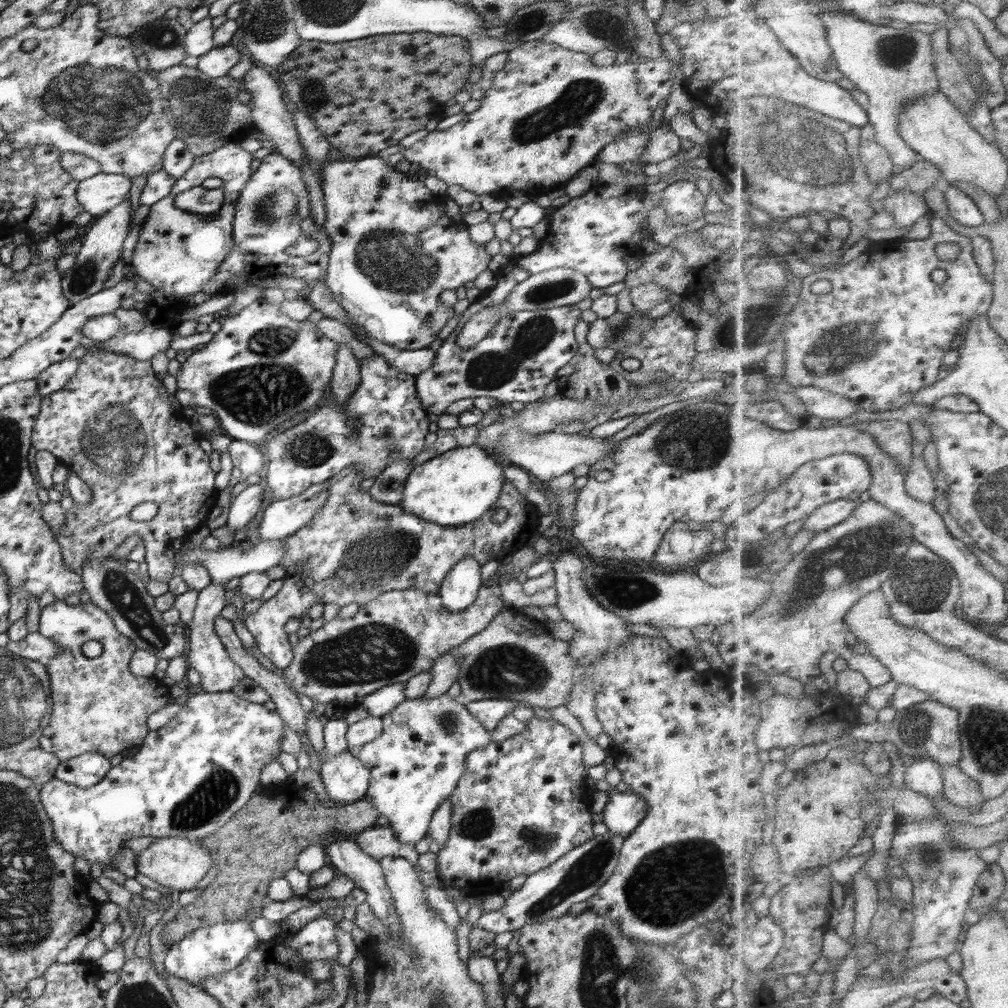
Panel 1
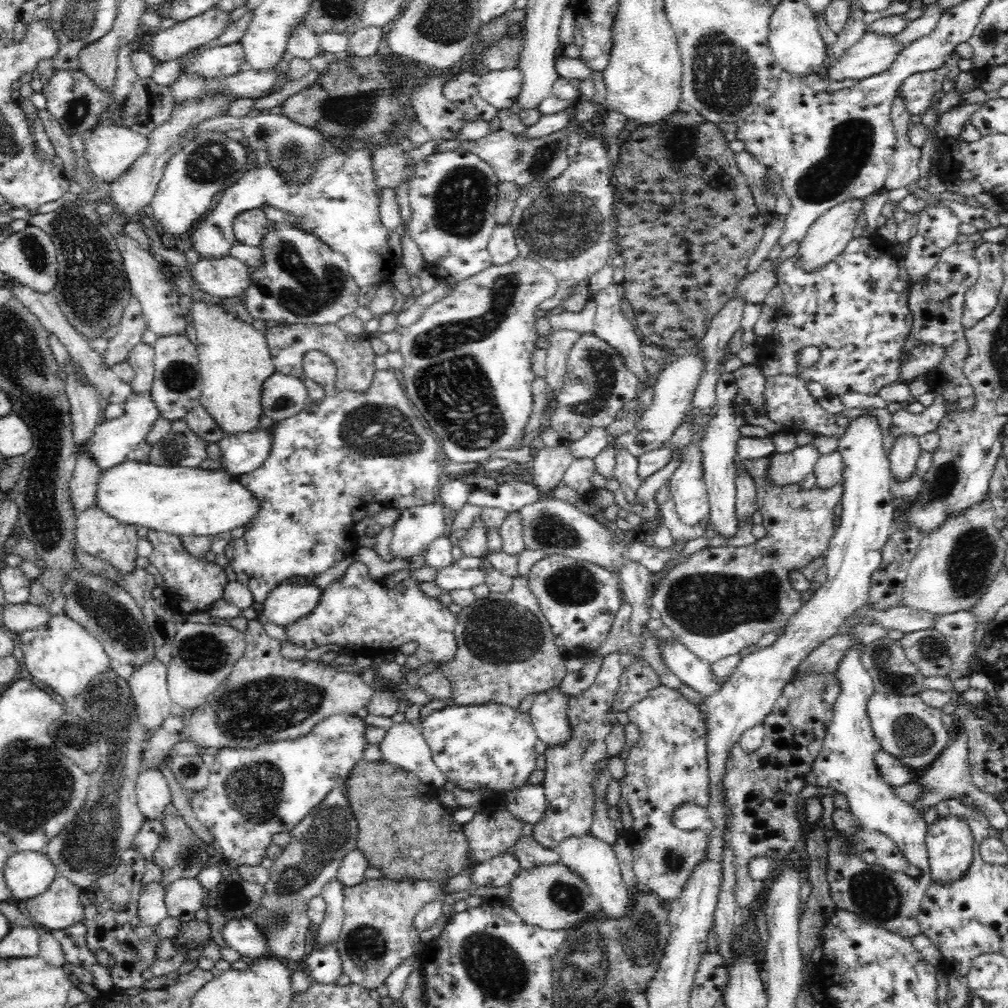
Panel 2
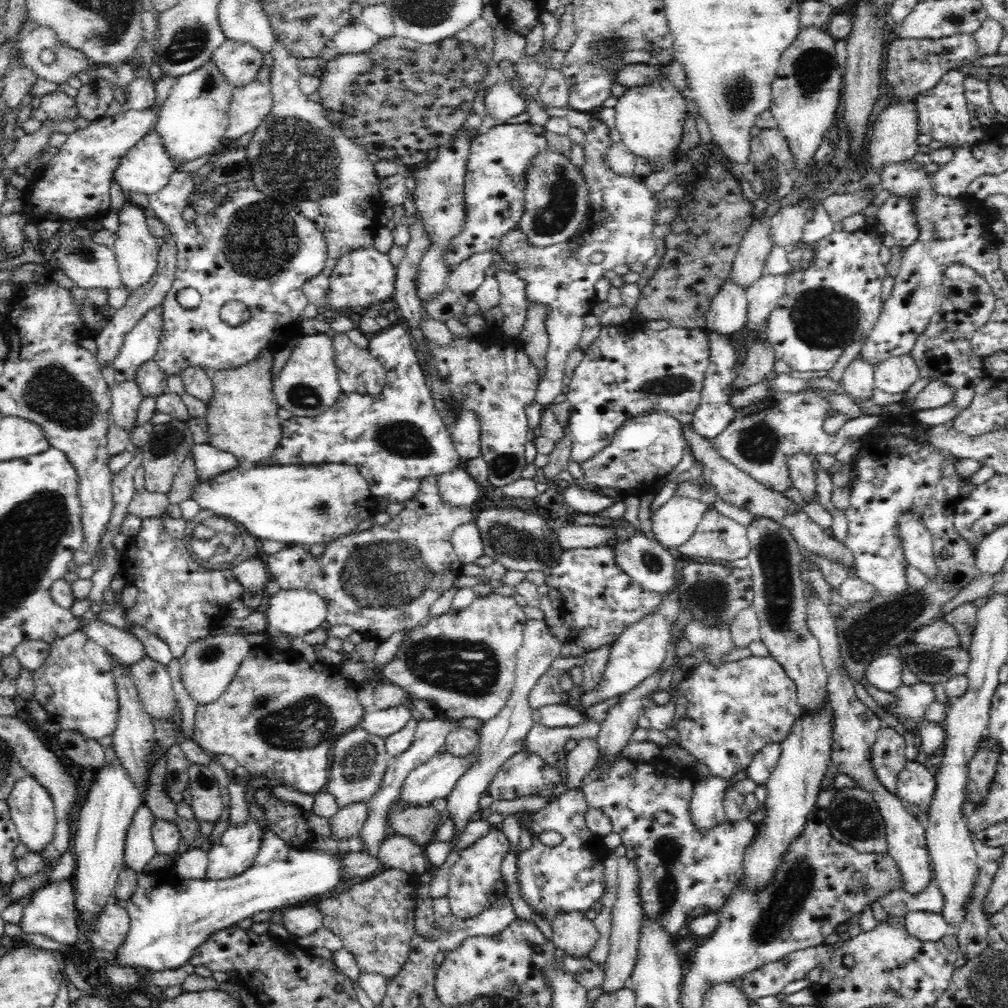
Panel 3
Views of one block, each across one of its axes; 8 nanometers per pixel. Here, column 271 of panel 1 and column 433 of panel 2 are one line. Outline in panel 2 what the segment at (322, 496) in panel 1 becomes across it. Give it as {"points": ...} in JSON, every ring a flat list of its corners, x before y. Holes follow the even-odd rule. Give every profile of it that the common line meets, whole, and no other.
{"points":[[438,500,401,509,398,520,392,526,391,558,406,558,422,552,433,540,447,533,449,521,450,515]]}

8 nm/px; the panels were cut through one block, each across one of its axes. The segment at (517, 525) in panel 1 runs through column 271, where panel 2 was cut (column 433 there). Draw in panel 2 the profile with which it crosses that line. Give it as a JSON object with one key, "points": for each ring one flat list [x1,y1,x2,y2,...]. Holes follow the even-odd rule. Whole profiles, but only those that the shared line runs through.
{"points":[[424,548,422,552,418,552,417,554,412,554,412,556,406,556,406,558,399,558,407,561,409,563,408,569,402,569,398,570,392,574,385,575,381,578,372,578,370,575,368,575,368,567,364,565,361,561,354,561,352,562,344,574,340,577,340,579,336,579,335,581,332,581,323,591,320,596,319,603,315,606,315,609,308,614,308,616,302,617,301,619,298,619,297,621,294,621,292,624,286,625,285,631,287,634,287,640,289,640,290,643,294,643,298,646,303,646,304,648,307,648,308,650,312,650,312,648,318,648,318,646,324,646,325,644,339,644,340,646,347,646,347,648,351,648,351,652,353,652,354,656,357,657,360,656,380,656,385,655,390,652,394,652,397,649,402,646,402,644,406,644,406,642,417,642,418,647,415,650,414,653,410,654,406,658,406,662,404,662,404,665,406,665,406,668,408,669,417,669,420,670,420,667,422,665,425,665,426,663,433,663,436,662,438,664,443,663,444,661,449,661,450,659,453,659,453,656,455,655,456,649,457,649,457,640,454,636,454,629,456,626,456,623,458,622,457,614,452,613,448,607,442,605,440,601,437,598,428,598,427,596,424,596,422,594,422,591,417,587,417,584,419,583,416,581,412,574,417,571,418,569,425,566,425,562,423,559,423,554,425,553,425,550,427,548]]}

